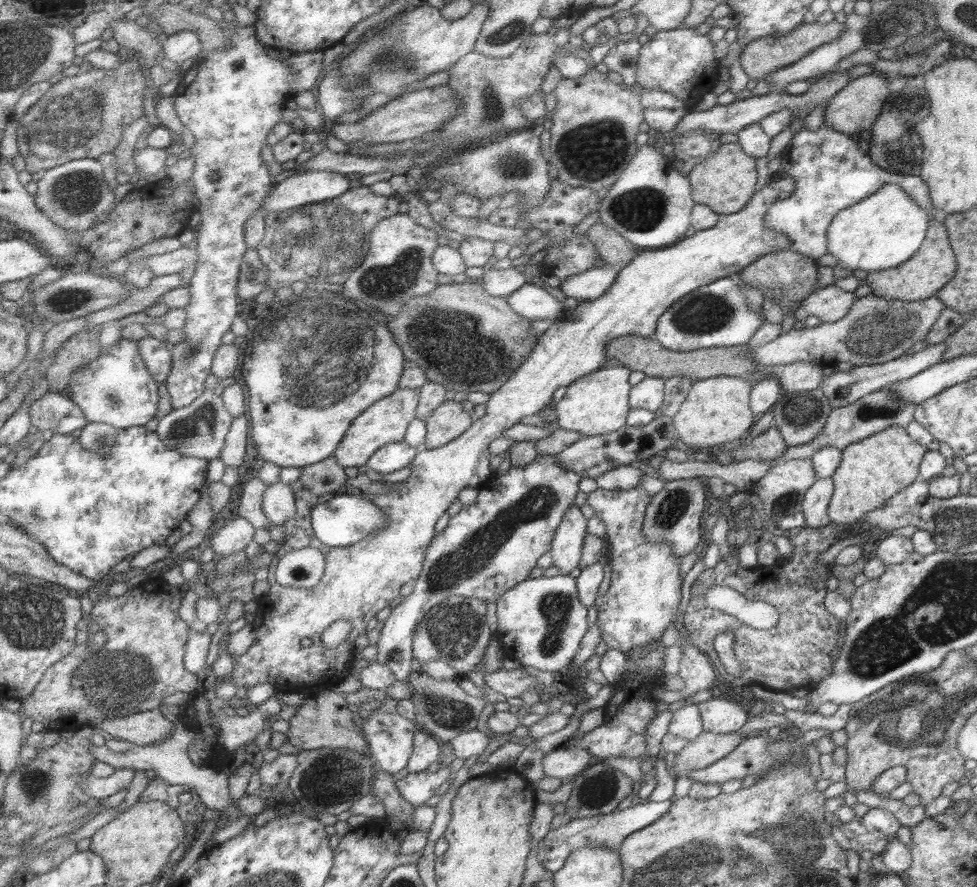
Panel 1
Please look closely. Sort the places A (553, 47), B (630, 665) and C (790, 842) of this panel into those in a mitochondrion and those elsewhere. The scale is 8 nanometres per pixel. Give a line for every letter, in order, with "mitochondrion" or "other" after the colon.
A: other
B: other
C: mitochondrion

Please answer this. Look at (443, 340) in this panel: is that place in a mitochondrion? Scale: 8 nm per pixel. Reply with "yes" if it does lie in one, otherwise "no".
yes

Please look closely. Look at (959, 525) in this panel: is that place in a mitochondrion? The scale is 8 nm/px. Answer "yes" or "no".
yes

